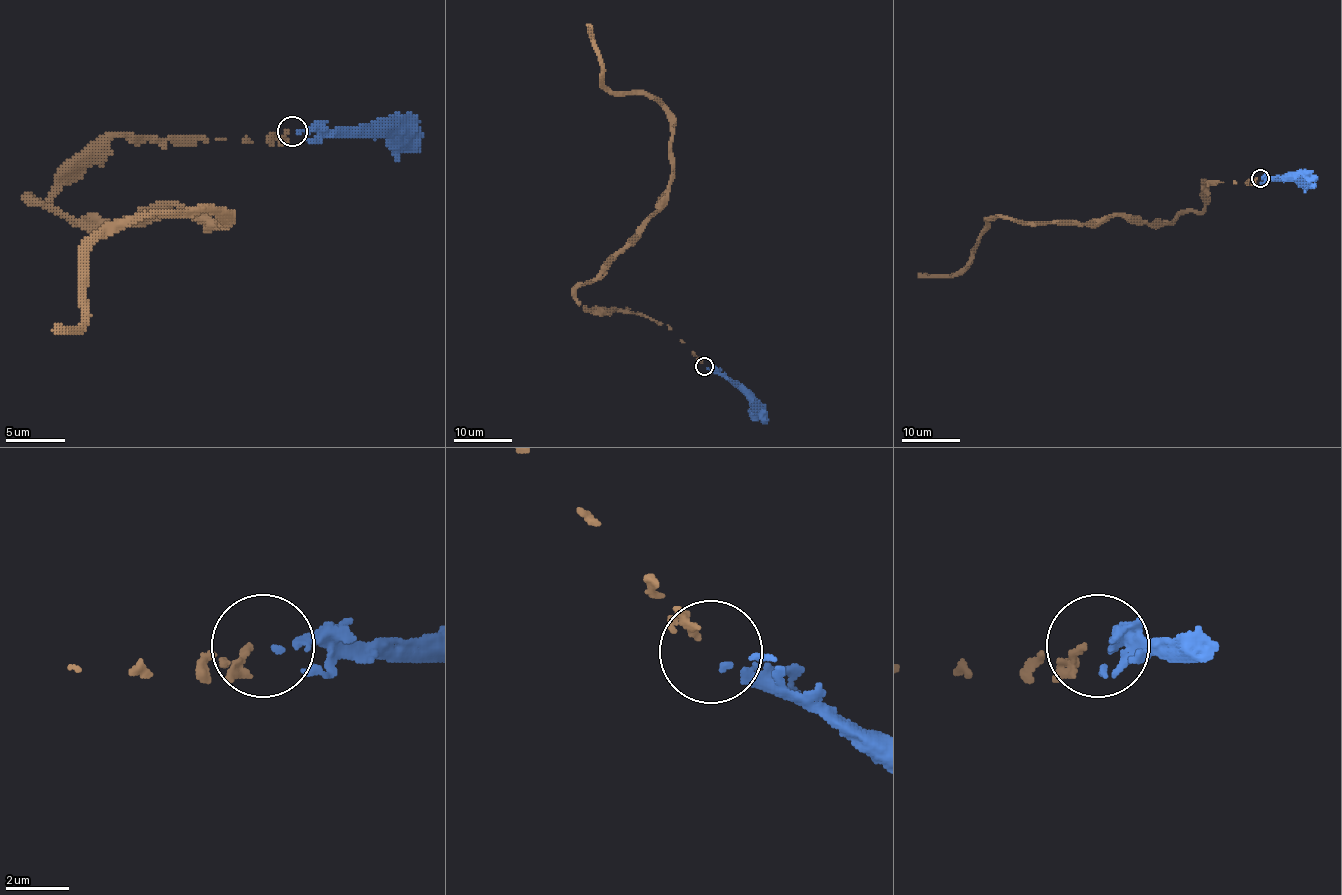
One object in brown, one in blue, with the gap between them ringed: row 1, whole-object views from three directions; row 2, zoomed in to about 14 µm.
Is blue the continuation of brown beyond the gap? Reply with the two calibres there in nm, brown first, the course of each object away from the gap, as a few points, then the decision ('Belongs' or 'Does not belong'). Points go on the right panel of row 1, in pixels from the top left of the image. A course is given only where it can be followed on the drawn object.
Thickness 130 nm (brown) against 180 nm. Course of brown: (1257, 178), (1204, 181), (1206, 207), (1170, 222), (993, 217), (962, 269), (918, 276). Course of blue: (1261, 178), (1317, 176). Belongs

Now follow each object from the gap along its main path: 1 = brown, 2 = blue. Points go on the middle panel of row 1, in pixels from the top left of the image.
1: (702, 363), (667, 325), (589, 312), (576, 297), (657, 209), (671, 177), (667, 112), (604, 84), (586, 24)
2: (707, 367), (726, 375), (767, 423)

